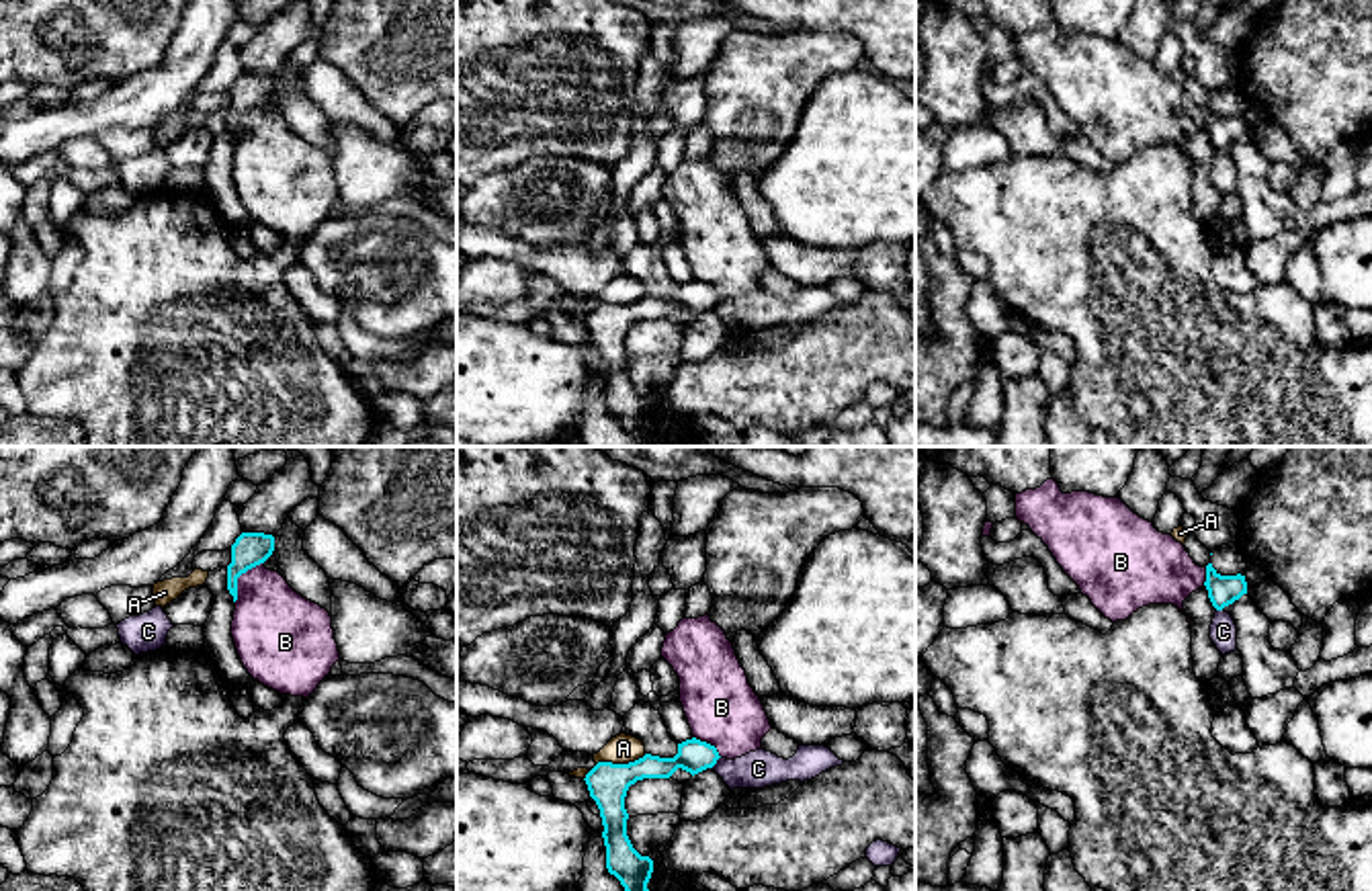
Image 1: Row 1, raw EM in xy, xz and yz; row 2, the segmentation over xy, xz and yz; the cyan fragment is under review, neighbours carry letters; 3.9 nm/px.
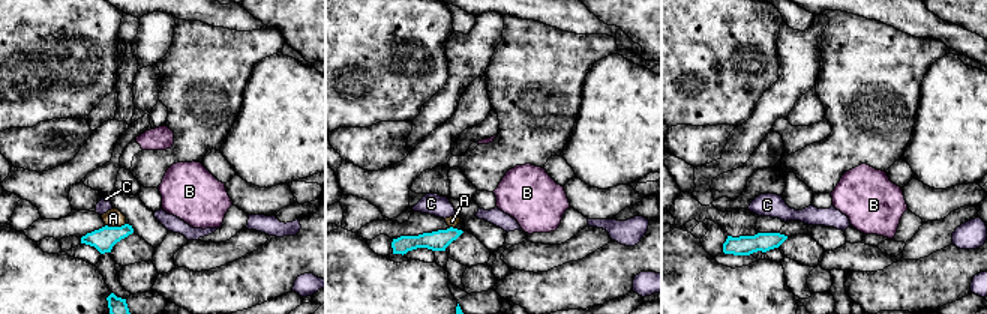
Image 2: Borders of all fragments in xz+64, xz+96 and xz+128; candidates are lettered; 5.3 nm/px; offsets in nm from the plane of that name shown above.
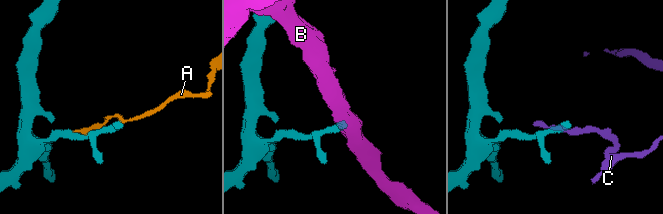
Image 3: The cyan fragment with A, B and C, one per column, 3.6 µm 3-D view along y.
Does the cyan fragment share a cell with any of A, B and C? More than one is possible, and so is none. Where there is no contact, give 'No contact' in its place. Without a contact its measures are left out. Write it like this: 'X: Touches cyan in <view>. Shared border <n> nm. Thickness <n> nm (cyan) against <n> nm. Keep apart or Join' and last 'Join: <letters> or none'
A: Touches cyan in xz. Shared border 200 nm. Thickness 160 nm (cyan) against 120 nm. Keep apart
B: Touches cyan in xy. Shared border 200 nm. Thickness 140 nm (cyan) against 320 nm. Keep apart
C: Touches cyan in xz. Shared border 60 nm. Thickness 130 nm (cyan) against 150 nm. Keep apart
Join: none

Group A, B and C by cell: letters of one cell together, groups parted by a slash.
A / B / C

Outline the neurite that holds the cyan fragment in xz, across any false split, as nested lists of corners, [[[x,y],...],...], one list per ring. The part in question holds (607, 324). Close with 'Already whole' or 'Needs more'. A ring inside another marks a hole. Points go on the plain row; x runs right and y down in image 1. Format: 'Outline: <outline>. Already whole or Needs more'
Outline: [[[692,279],[678,285],[674,299],[645,295],[629,305],[598,303],[586,315],[584,322],[600,350],[604,367],[606,410],[639,447],[651,440],[647,424],[653,414],[653,401],[641,397],[627,377],[629,354],[625,350],[625,338],[629,328],[643,320],[670,320],[678,309],[694,317],[713,309],[719,299],[715,287]]]. Already whole

